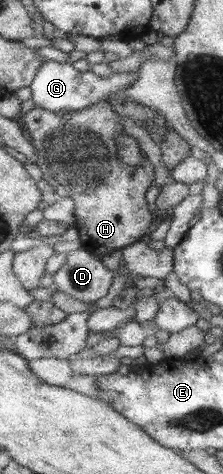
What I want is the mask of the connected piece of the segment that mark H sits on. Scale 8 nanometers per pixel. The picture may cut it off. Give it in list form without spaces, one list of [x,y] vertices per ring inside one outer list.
[[[100,101],[81,110],[50,111],[36,107],[24,117],[22,124],[27,131],[27,136],[37,148],[36,163],[42,171],[42,177],[56,185],[53,188],[58,198],[71,198],[76,203],[77,223],[75,226],[81,233],[81,247],[101,257],[146,240],[150,227],[154,223],[154,217],[146,199],[148,187],[154,181],[154,165],[144,153],[139,167],[126,165],[119,158],[118,141],[125,133],[124,125],[122,125],[121,115],[114,110],[110,102]]]

